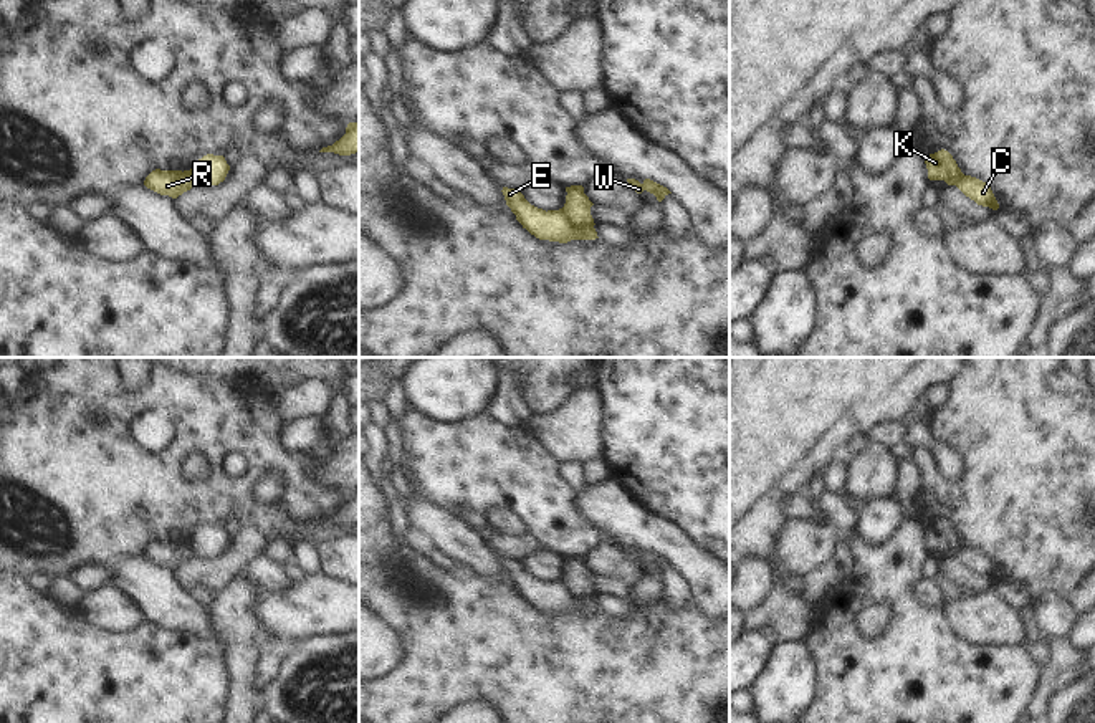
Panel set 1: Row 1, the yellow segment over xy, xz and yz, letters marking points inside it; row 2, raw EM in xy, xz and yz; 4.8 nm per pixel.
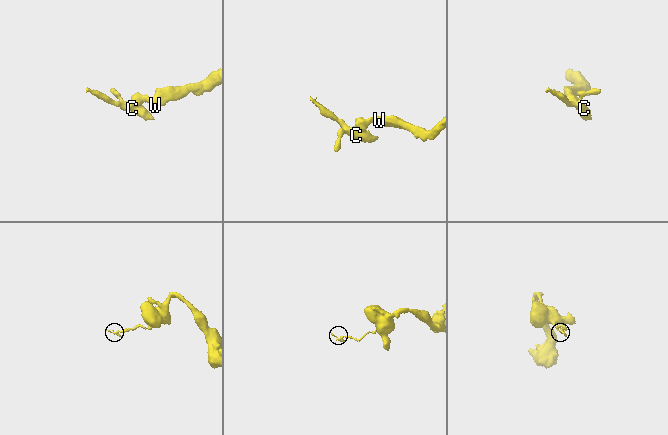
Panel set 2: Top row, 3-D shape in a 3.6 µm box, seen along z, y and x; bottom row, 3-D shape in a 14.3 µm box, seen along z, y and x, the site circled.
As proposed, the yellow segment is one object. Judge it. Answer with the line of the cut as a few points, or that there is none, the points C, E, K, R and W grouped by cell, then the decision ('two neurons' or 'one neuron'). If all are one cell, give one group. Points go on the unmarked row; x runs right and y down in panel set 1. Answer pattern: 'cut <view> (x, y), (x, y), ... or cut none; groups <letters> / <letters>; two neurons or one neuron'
cut xz (559, 579), (576, 594), (592, 596); groups C E R / K W; two neurons

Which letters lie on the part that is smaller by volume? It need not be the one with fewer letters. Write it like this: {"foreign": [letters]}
{"foreign": ["C", "E", "R"]}

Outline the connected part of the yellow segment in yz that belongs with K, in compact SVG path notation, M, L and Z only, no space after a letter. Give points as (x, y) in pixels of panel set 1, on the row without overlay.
M944 520L926 526L925 534L930 551L944 551L948 556L956 556L958 549L963 546L953 526Z

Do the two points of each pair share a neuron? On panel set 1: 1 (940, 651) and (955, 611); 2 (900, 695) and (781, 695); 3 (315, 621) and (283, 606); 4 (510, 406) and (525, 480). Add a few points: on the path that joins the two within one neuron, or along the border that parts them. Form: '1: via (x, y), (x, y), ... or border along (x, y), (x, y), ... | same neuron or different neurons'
1: border along (940, 608), (956, 634), (970, 641), (985, 642) | different neurons
2: border along (816, 657), (817, 682), (806, 705) | different neurons
3: via (306, 612), (291, 612) | same neuron
4: border along (487, 412), (508, 426), (528, 426) | different neurons

